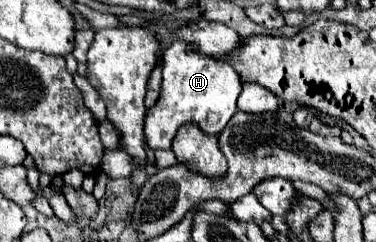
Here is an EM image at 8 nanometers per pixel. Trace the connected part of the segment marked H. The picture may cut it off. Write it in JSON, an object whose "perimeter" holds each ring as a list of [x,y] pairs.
{"perimeter":[[[175,39],[163,53],[163,85],[159,101],[147,111],[145,139],[151,149],[171,149],[177,129],[191,121],[205,133],[217,135],[237,111],[237,97],[241,93],[241,77],[227,61],[201,53],[195,45]]]}

